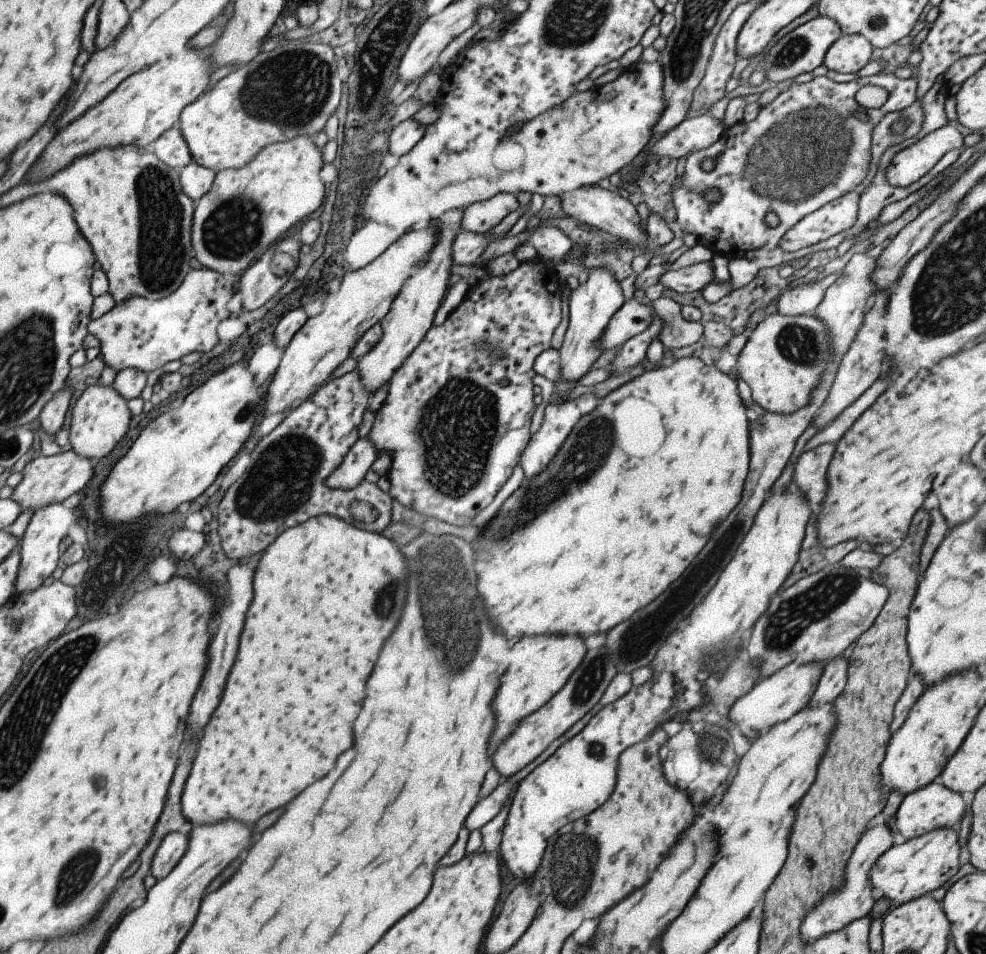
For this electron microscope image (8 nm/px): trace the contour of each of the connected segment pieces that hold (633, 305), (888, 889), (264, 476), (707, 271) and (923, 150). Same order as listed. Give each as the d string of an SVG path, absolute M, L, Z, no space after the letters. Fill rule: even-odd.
M631 297L613 313L600 336L600 349L606 350L623 344L632 336L643 332L649 325L654 311L650 305L637 302Z
M941 827L921 836L905 840L902 844L891 845L869 869L869 880L876 896L885 896L889 902L904 902L929 894L947 882L957 872L957 828Z
M357 371L344 373L338 378L323 383L307 400L301 401L296 409L290 410L257 444L249 454L249 461L244 471L230 482L216 506L217 532L224 555L233 560L247 558L251 554L265 550L268 544L285 529L305 522L308 518L319 515L331 515L347 521L365 531L380 533L389 524L391 497L375 483L364 480L351 489L333 489L326 485L326 478L343 460L347 451L358 439L357 427L363 420L369 398L366 386L361 382ZM351 500L368 502L377 510L377 517L371 523L355 521L349 513Z
M706 261L681 267L677 272L665 270L658 282L666 289L677 290L681 294L697 292L713 282L713 266L710 261Z
M947 122L913 144L899 149L884 170L886 181L894 187L909 186L929 172L947 151L964 148L963 137L952 122Z

